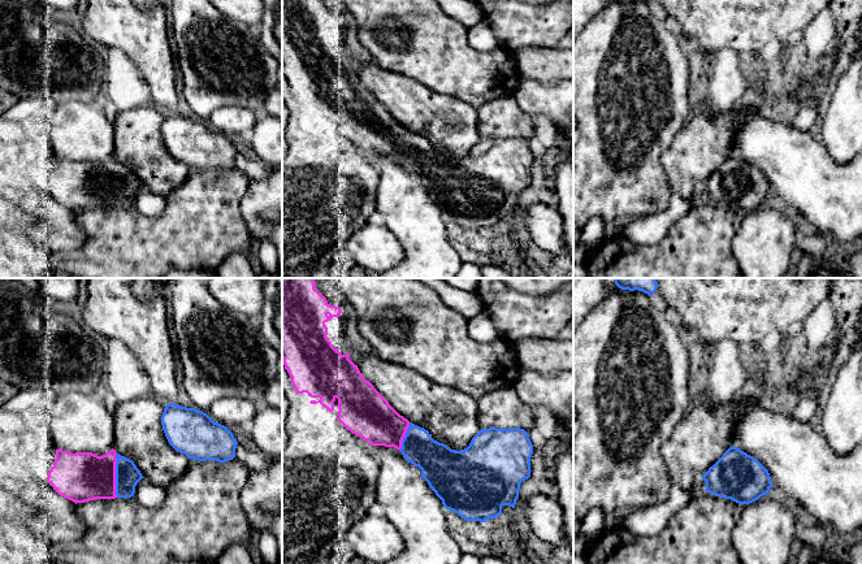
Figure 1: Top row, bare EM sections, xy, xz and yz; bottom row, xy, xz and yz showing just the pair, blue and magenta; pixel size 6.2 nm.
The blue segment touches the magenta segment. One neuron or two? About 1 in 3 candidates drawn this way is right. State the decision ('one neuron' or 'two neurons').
one neuron

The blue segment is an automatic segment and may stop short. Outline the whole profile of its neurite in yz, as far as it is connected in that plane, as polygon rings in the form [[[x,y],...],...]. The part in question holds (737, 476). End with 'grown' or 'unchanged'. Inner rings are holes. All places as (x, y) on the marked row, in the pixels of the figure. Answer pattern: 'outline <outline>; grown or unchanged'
outline [[[729,447],[702,476],[706,491],[738,504],[749,504],[768,494],[772,481],[768,470],[753,456]]]; unchanged

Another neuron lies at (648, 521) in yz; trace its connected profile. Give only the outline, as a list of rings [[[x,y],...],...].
[[[697,480],[692,490],[683,490],[673,485],[668,498],[664,502],[649,507],[631,509],[629,515],[621,521],[636,537],[653,537],[662,532],[670,519],[683,507],[689,504],[697,495],[706,491],[706,483]]]

